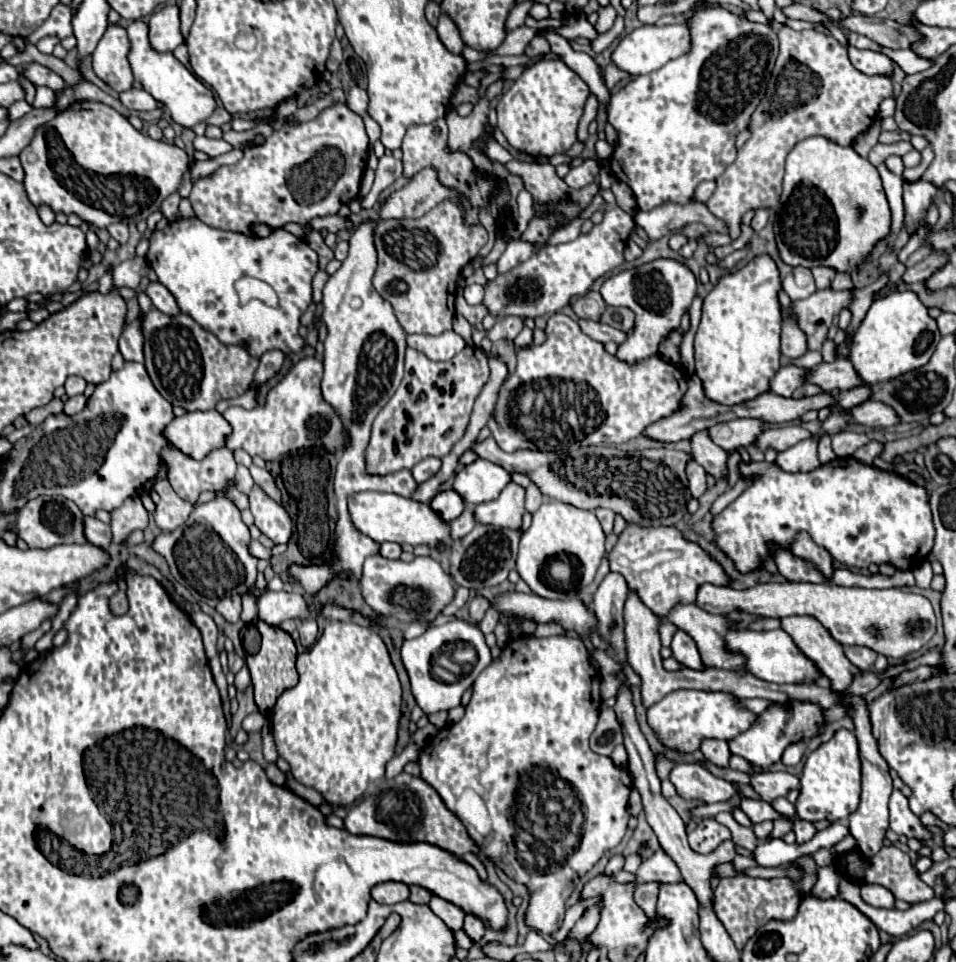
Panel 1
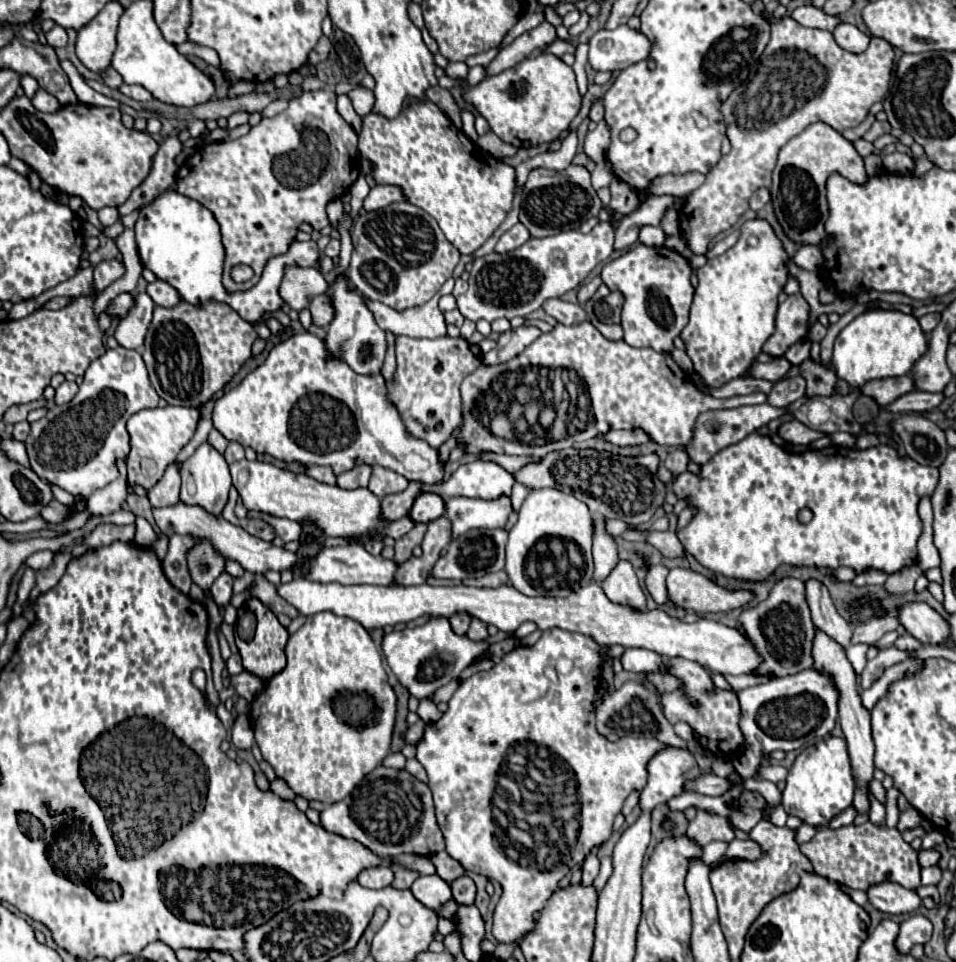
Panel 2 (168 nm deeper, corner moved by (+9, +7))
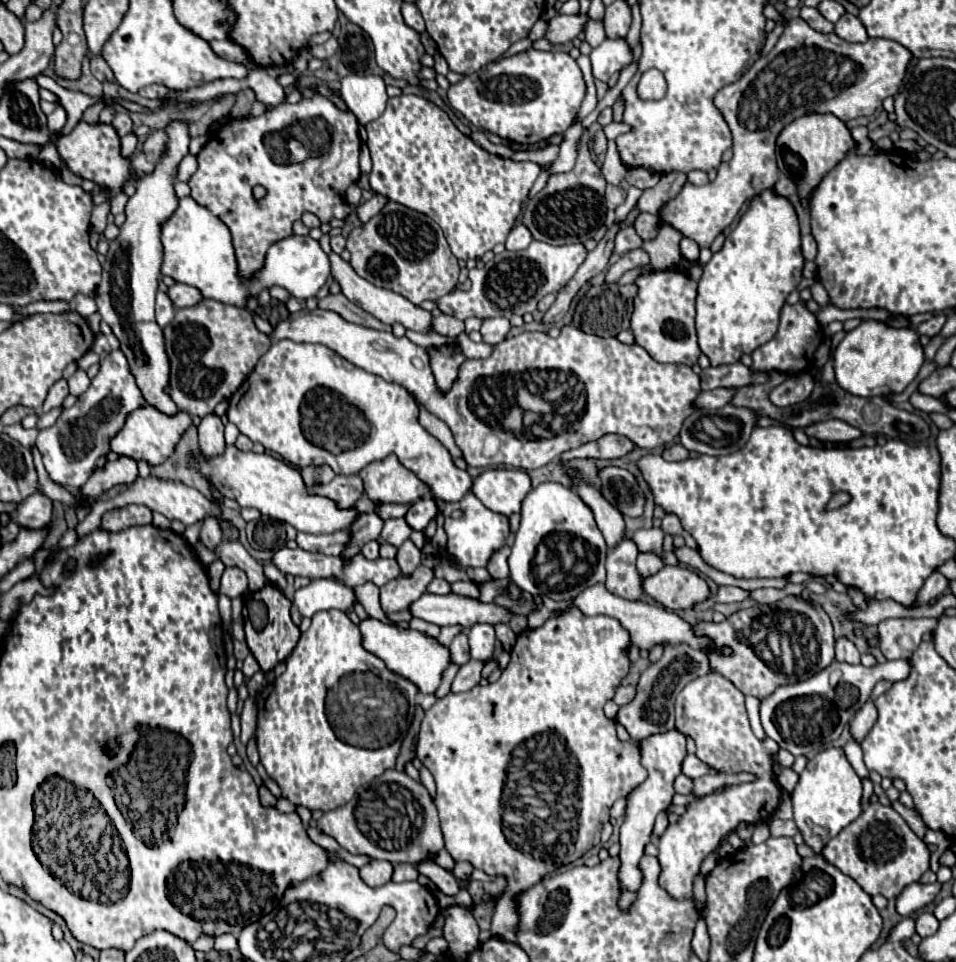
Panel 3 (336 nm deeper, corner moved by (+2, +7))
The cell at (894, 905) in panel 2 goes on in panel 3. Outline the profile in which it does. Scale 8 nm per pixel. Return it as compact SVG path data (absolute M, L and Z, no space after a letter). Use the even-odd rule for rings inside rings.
M912 883L908 885L896 901L896 909L900 915L910 917L914 915L914 911L922 909L924 905L932 903L934 897L940 893L940 883L932 883L932 885L920 885L920 883Z

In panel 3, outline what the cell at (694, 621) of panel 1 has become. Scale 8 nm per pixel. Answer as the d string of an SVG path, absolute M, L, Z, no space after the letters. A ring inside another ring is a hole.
M638 553L638 559L636 559L636 569L640 573L640 577L648 577L648 575L654 575L658 573L660 569L664 567L662 559L654 553Z

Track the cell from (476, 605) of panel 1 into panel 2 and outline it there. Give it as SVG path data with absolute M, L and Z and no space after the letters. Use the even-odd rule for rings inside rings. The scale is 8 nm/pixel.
M455 613L451 617L451 627L455 633L459 635L465 635L467 629L469 629L469 623L471 623L471 617L465 617L465 613Z

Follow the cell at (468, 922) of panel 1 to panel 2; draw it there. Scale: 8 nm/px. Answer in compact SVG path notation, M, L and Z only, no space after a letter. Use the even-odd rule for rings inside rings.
M459 877L451 883L451 891L453 891L453 899L457 901L457 905L473 905L475 903L475 883L469 877Z

